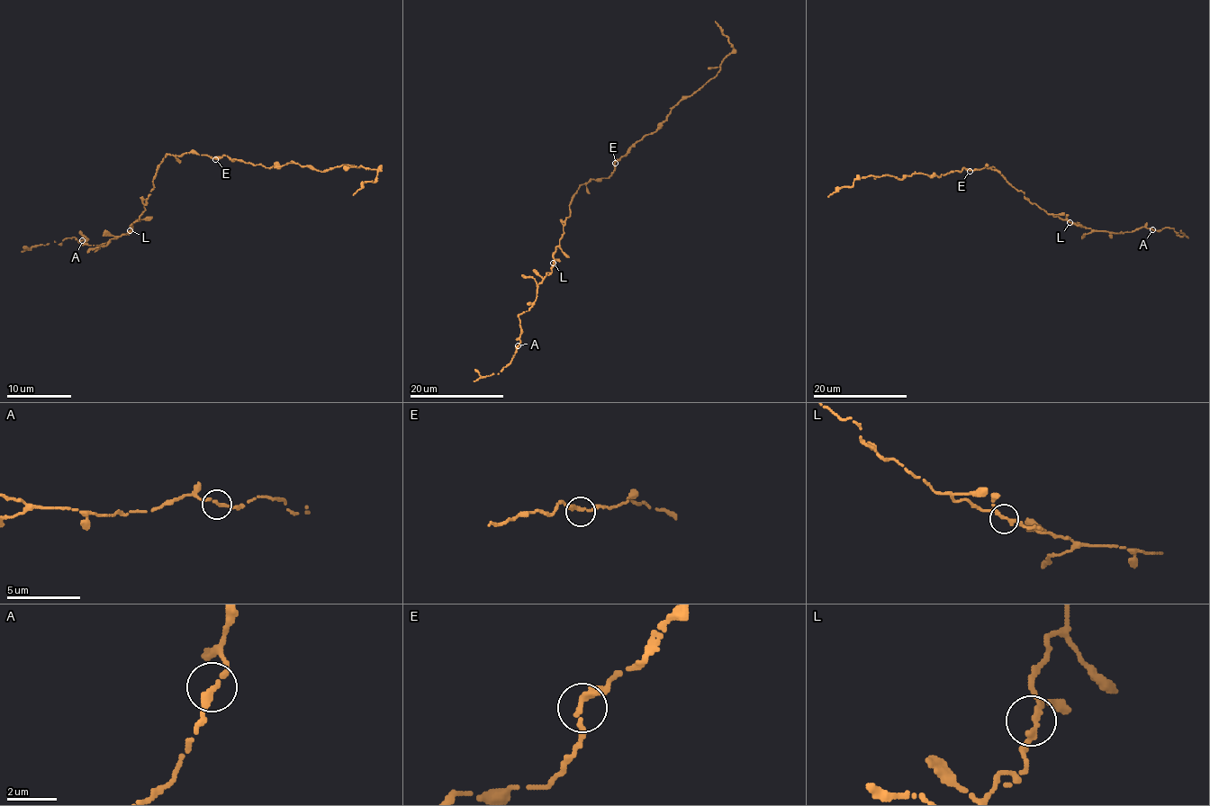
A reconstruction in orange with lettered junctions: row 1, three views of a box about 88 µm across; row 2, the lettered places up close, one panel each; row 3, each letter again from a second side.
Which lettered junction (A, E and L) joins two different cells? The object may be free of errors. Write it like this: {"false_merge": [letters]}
{"false_merge": []}

